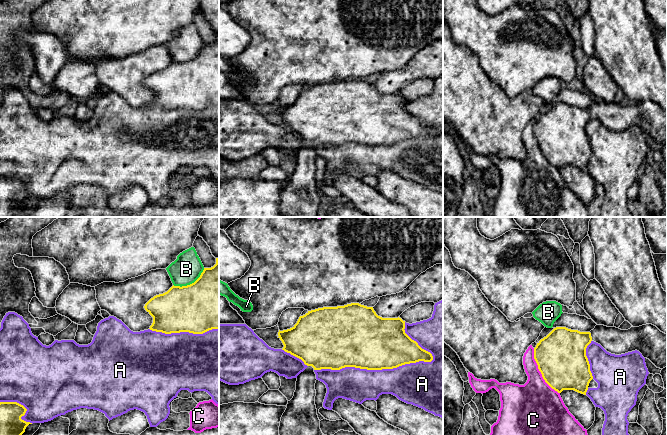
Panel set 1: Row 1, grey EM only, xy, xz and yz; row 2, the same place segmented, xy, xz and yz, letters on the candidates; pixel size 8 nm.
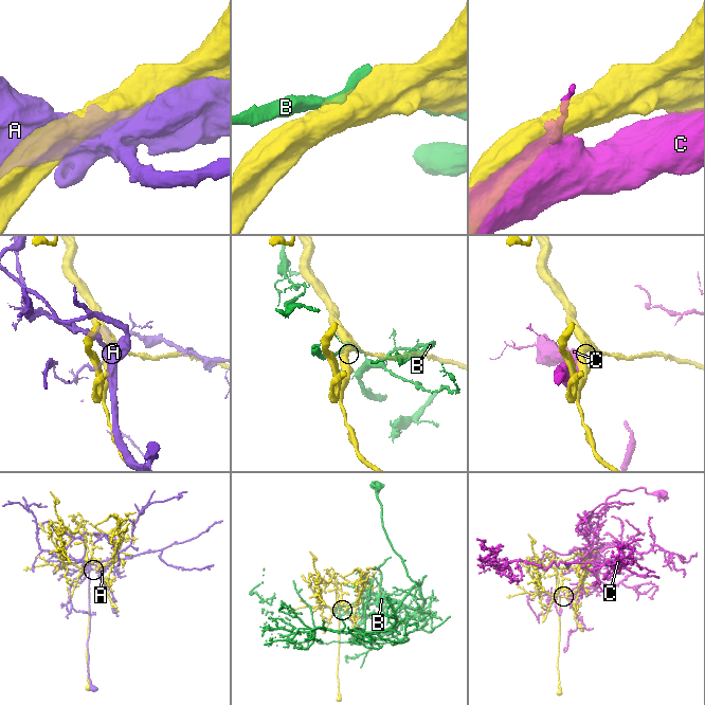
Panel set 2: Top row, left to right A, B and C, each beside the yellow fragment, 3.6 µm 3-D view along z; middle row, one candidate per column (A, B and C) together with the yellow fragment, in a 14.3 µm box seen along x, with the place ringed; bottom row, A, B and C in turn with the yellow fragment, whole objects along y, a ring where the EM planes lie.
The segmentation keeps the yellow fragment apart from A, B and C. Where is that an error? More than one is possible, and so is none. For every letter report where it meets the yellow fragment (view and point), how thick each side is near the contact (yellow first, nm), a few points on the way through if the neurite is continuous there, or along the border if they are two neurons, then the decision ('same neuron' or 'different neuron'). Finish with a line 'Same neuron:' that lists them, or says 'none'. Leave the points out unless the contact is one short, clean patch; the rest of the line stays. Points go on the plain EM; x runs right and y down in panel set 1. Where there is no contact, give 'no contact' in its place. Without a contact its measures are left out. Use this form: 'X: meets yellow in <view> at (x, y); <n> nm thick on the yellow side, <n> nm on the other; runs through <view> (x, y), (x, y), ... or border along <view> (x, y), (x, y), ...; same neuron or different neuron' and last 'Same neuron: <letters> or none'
A: meets yellow in xz at (374, 145); 460 nm thick on the yellow side, 280 nm on the other; different neuron
B: meets yellow in xy at (190, 60); 460 nm thick on the yellow side, 240 nm on the other; different neuron
C: meets yellow in yz at (540, 147); 400 nm thick on the yellow side, 340 nm on the other; different neuron
Same neuron: none

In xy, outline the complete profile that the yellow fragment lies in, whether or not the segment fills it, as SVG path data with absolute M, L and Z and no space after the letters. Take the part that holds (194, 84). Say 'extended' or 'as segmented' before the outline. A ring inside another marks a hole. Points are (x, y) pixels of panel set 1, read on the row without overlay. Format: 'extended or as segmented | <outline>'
as segmented | M219 34L211 44L204 44L200 53L187 62L172 62L167 68L151 74L144 82L153 93L150 106L165 110L189 108L203 110L219 105Z

